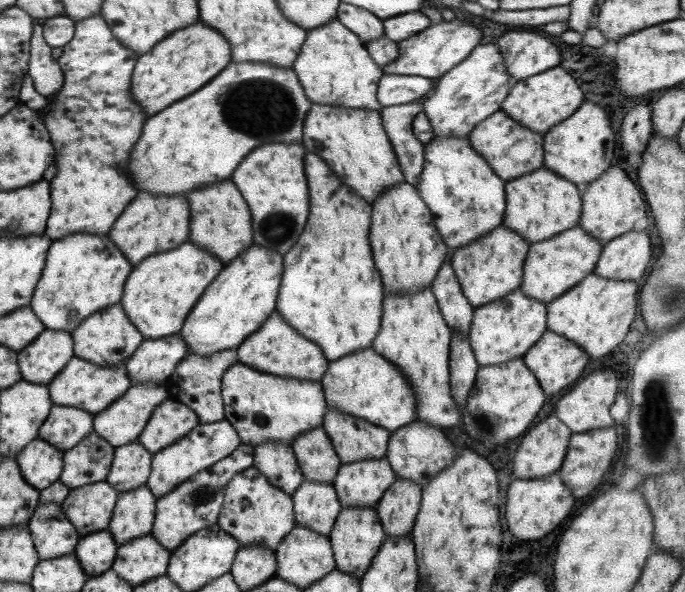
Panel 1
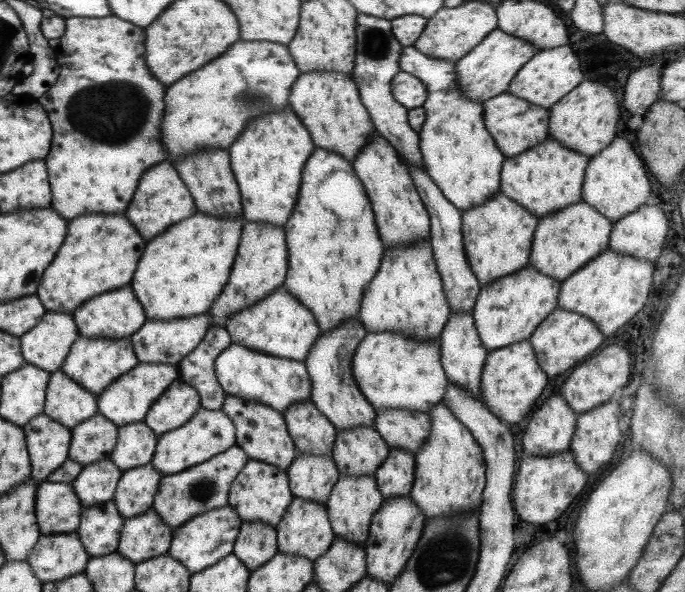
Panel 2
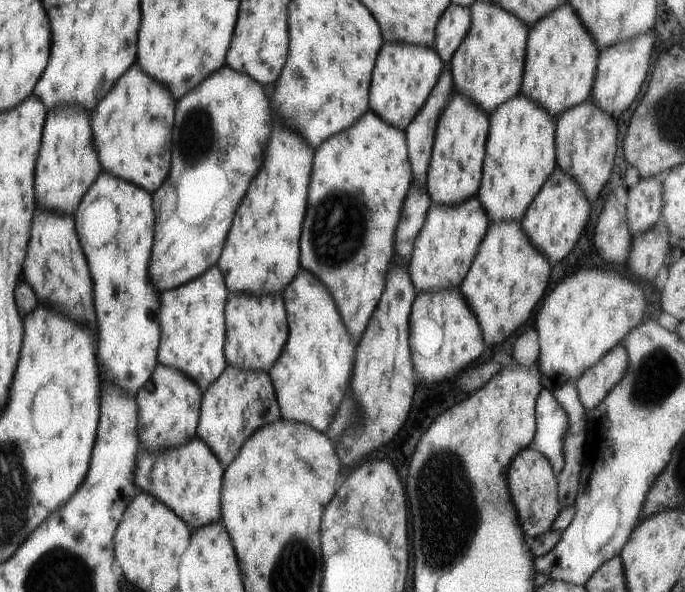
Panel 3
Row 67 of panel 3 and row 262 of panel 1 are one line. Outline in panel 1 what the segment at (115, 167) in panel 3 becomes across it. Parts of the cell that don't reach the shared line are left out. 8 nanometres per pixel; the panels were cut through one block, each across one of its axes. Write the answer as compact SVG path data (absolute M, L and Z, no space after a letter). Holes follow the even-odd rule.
M137 192L137 196L129 202L123 214L115 220L107 236L125 254L131 266L135 266L149 254L177 248L179 244L187 241L189 234L187 226L189 212L187 200L183 196L153 196L149 192Z

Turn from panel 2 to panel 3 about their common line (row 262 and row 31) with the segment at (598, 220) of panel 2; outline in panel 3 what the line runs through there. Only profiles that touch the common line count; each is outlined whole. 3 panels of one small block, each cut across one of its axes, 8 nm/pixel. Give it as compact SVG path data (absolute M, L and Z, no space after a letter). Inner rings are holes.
M566 2L529 28L520 93L557 118L589 98L598 52L590 33Z

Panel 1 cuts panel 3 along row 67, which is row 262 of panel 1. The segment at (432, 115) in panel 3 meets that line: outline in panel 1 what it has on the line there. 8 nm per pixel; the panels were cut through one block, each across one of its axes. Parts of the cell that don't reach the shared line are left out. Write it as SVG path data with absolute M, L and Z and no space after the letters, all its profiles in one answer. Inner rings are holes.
M446 260L431 281L431 293L447 326L467 337L472 320L473 306L463 296L451 265Z

